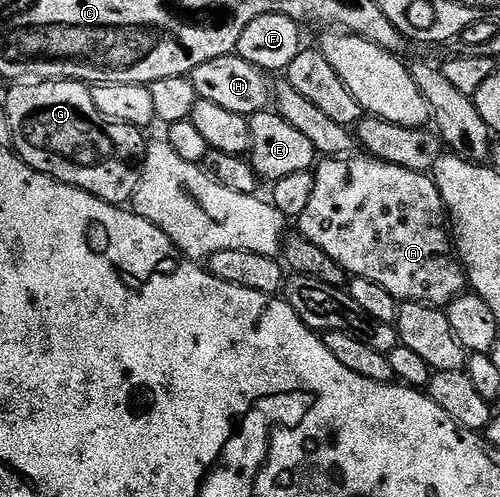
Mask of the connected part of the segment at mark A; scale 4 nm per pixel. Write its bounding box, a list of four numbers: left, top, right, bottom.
[299,153,467,308]

